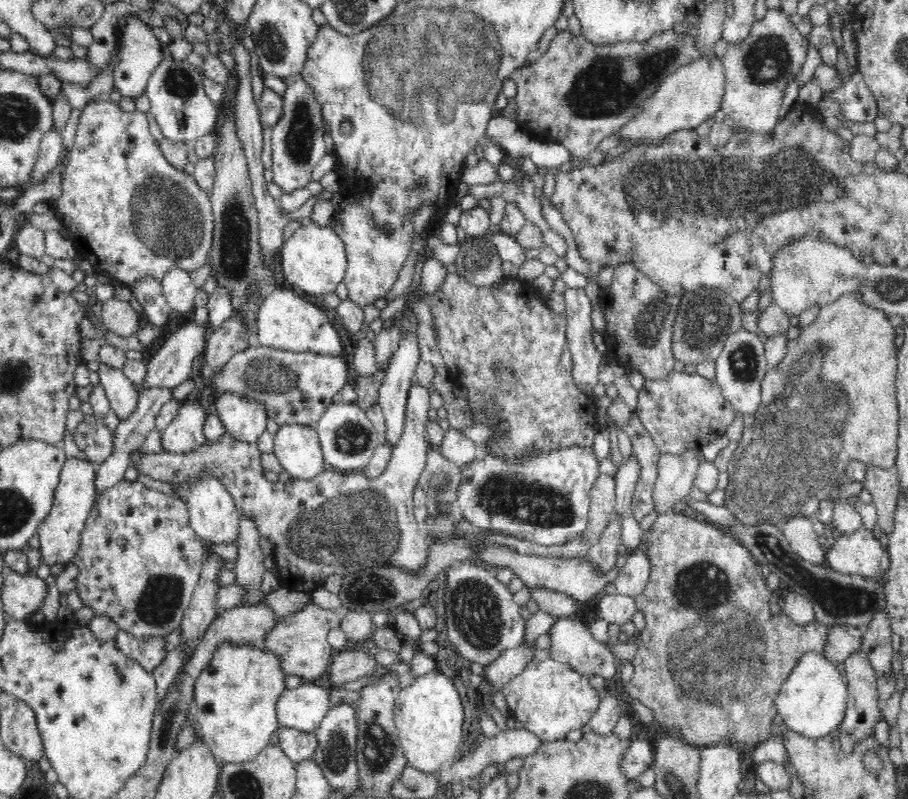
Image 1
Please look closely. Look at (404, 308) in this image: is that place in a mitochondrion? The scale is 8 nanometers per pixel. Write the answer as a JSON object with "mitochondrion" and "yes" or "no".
{"mitochondrion":"no"}

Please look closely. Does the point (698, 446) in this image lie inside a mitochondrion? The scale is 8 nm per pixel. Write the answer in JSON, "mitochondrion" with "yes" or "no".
{"mitochondrion":"no"}

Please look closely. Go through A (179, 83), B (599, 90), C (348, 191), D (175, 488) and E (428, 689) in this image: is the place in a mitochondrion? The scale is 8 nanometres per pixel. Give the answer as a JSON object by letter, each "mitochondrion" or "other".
{"A":"mitochondrion","B":"mitochondrion","C":"other","D":"other","E":"other"}

